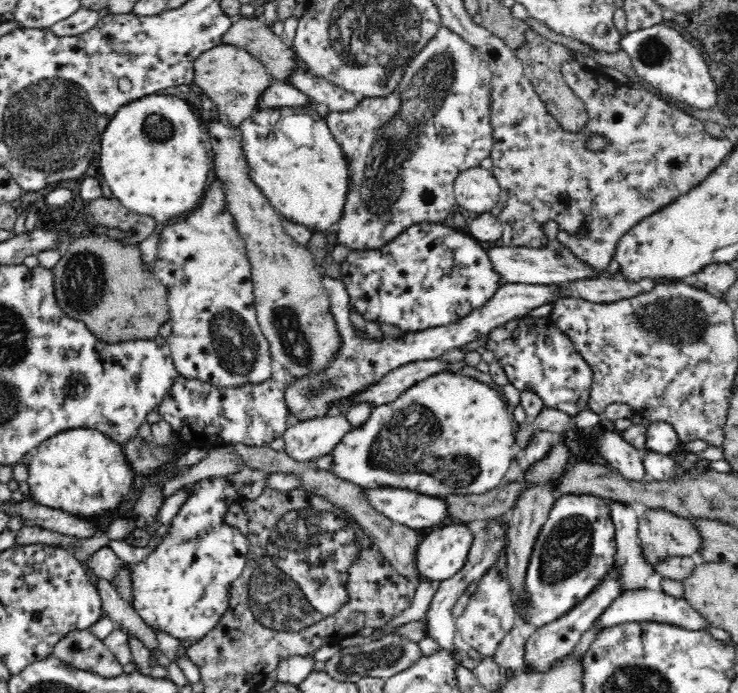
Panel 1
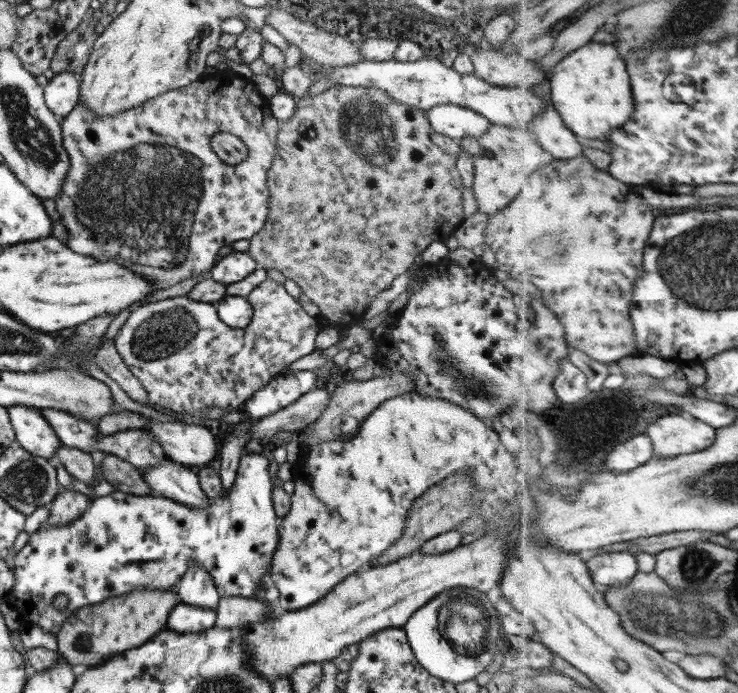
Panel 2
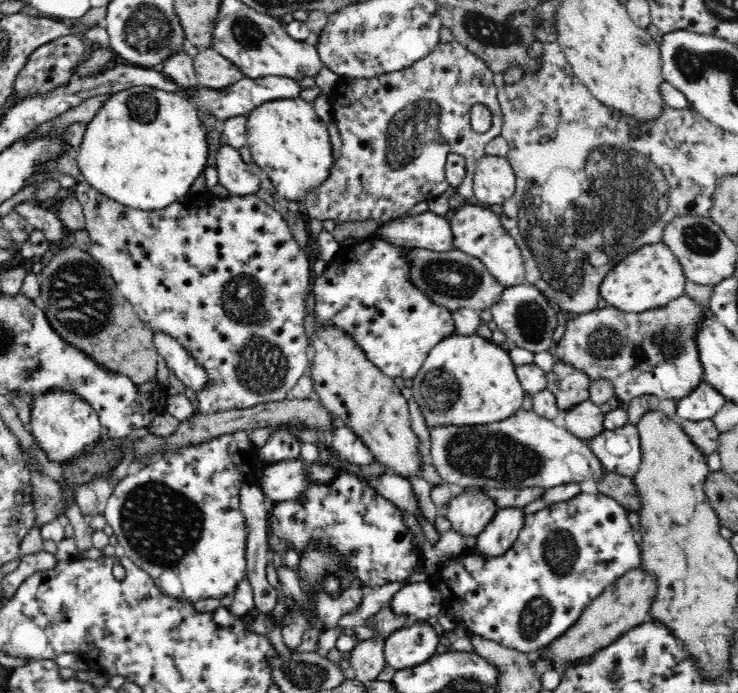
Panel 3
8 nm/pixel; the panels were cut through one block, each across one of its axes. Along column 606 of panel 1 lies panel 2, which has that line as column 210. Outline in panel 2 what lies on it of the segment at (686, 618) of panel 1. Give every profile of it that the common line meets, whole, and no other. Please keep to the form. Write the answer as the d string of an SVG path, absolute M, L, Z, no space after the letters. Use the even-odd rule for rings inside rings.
M180 603L170 612L166 629L178 633L195 633L213 627L216 619L217 614L214 609Z

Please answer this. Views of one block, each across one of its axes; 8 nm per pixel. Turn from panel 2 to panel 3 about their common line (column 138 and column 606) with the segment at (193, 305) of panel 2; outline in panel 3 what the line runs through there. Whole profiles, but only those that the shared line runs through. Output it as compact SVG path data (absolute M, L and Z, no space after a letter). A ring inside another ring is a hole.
M680 295L667 305L651 308L644 312L624 312L612 306L570 318L564 324L564 338L553 344L549 352L555 363L562 361L594 380L607 380L614 387L615 397L624 405L641 395L654 395L659 400L675 401L689 396L703 381L703 367L697 351L696 336L699 325L706 316L715 316L709 305L702 306L688 295Z

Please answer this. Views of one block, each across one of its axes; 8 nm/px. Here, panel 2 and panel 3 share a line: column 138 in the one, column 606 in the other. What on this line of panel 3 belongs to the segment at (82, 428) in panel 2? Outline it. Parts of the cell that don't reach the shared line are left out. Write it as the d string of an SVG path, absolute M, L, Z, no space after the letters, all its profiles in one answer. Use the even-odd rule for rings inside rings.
M630 423L615 429L604 429L586 444L601 461L603 469L633 479L642 461L640 433Z

